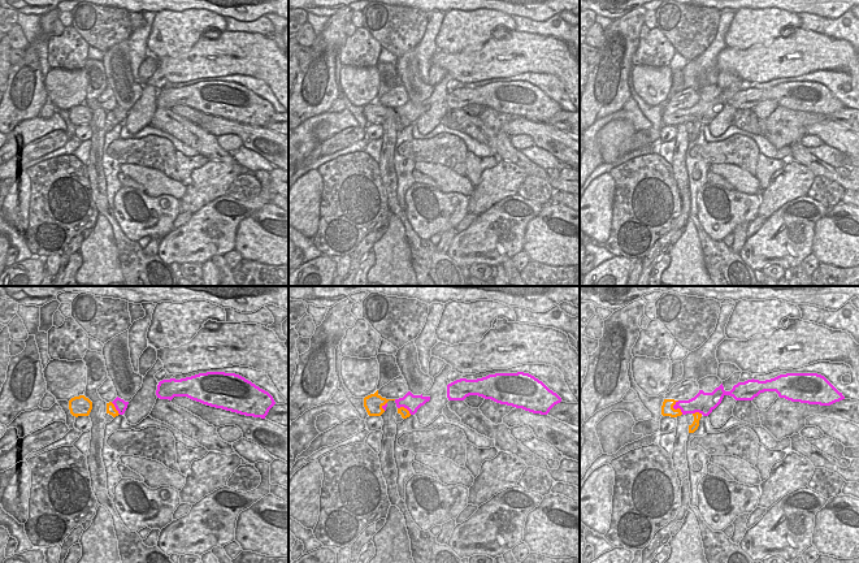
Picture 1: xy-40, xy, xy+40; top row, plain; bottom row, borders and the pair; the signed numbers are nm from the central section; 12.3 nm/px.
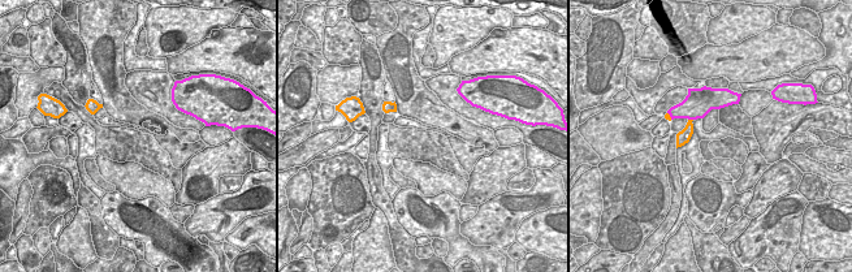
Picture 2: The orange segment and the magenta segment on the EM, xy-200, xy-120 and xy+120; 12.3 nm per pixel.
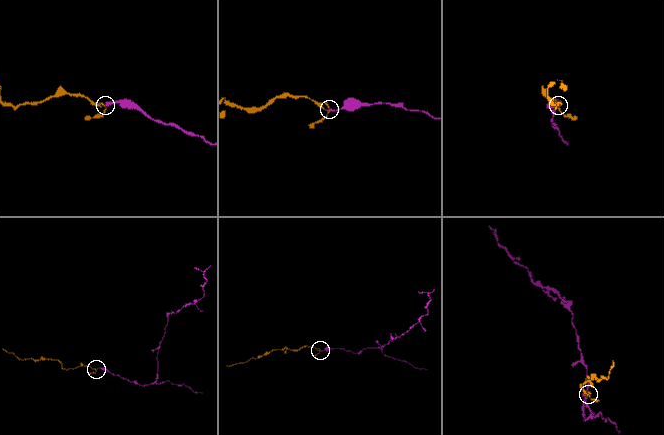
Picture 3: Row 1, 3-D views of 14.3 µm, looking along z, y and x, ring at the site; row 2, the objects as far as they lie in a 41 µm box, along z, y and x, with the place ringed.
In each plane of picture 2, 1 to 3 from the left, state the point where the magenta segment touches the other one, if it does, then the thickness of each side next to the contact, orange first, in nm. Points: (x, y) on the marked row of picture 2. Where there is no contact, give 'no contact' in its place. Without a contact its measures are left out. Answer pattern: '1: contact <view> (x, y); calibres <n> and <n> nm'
1: no contact
2: no contact
3: contact xy+120 (691, 120); calibres 170 and 340 nm

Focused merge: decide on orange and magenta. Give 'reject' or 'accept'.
accept

